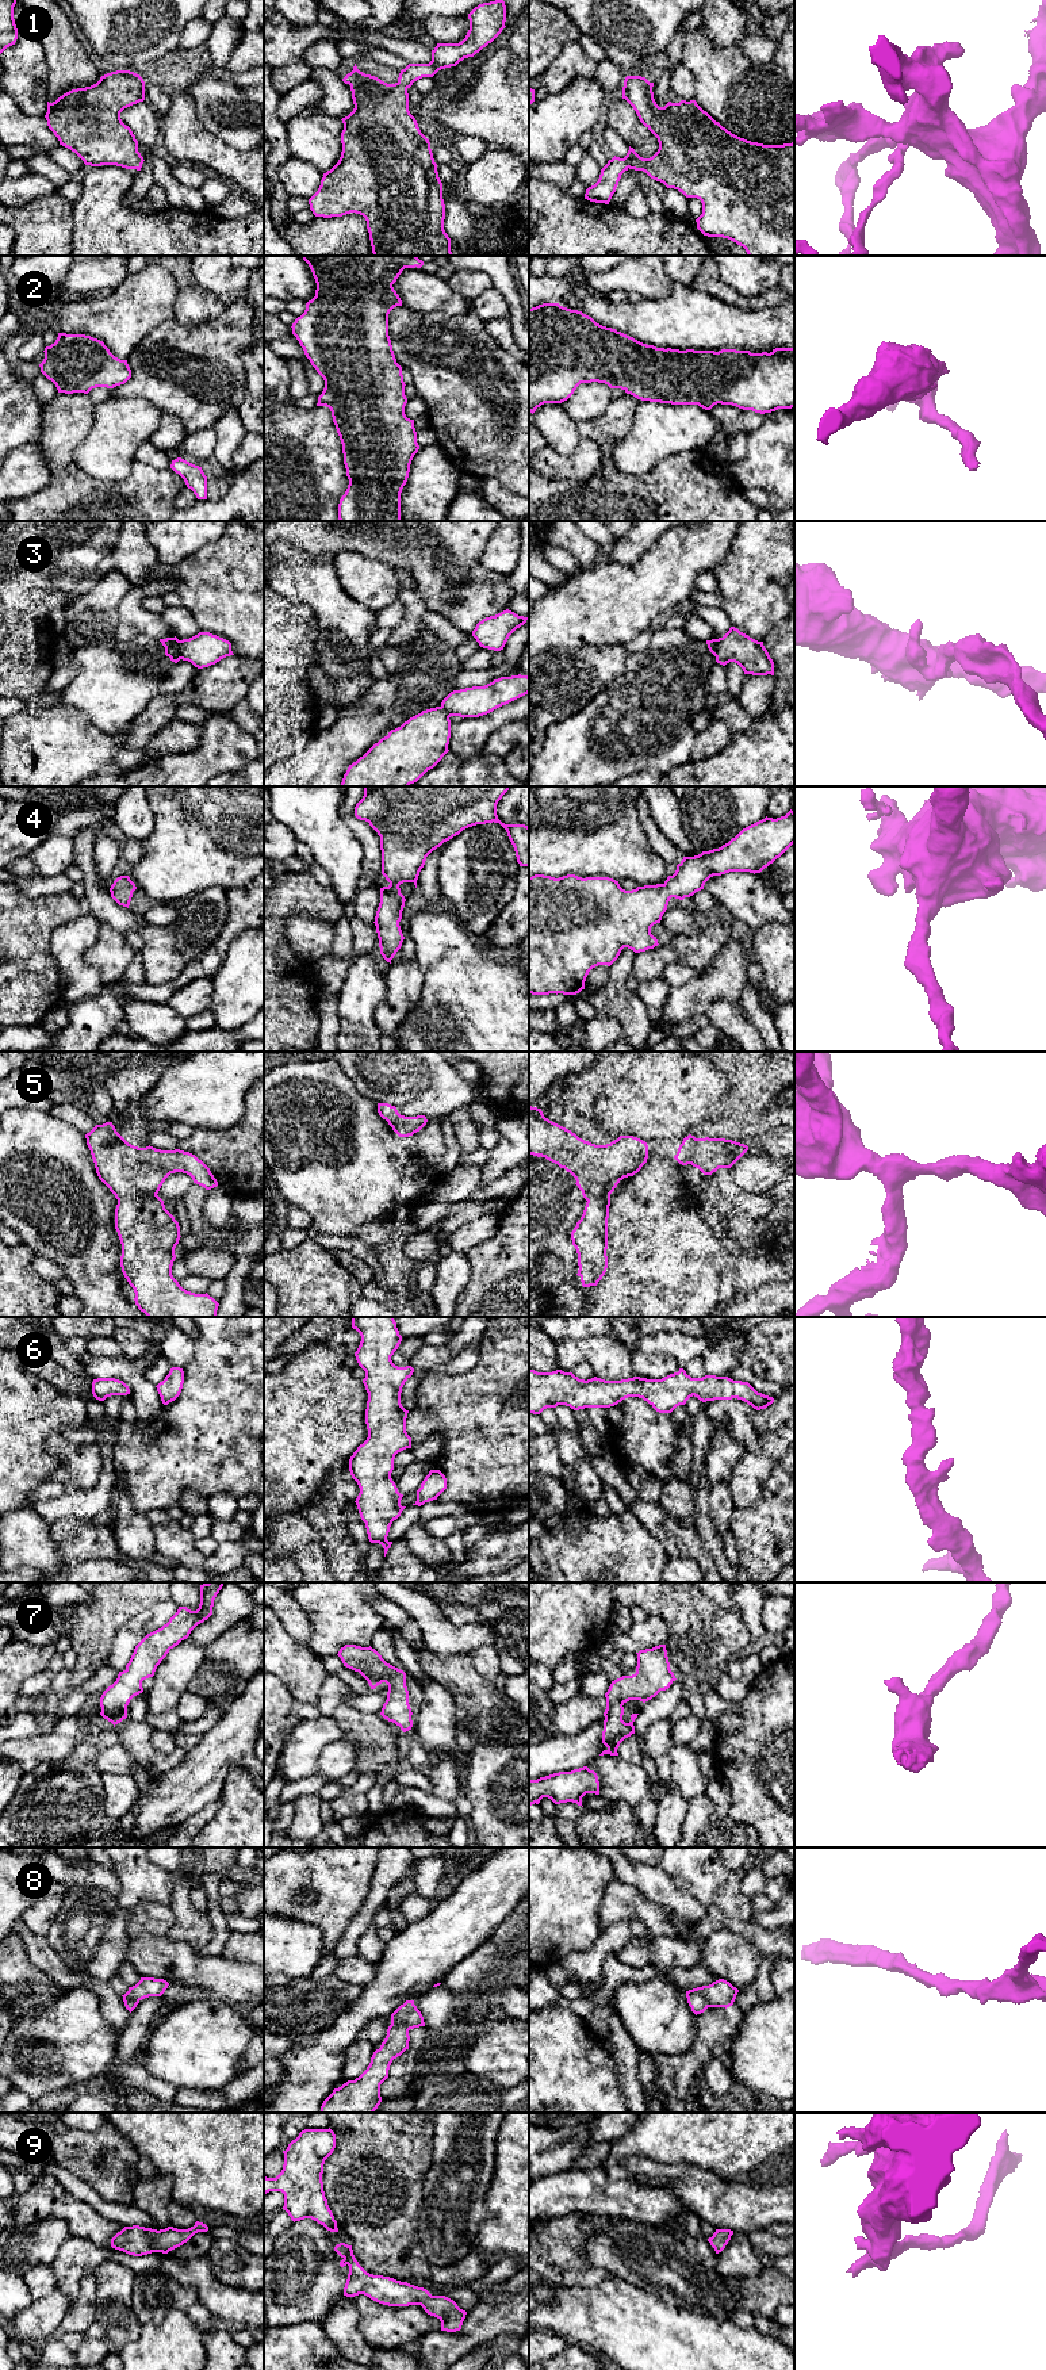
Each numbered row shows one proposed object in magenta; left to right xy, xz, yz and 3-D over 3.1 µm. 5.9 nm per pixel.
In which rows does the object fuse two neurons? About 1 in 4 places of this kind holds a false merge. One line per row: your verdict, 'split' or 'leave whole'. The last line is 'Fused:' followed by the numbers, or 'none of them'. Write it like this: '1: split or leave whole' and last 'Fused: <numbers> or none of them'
1: leave whole
2: leave whole
3: split
4: leave whole
5: leave whole
6: leave whole
7: leave whole
8: leave whole
9: leave whole
Fused: 3

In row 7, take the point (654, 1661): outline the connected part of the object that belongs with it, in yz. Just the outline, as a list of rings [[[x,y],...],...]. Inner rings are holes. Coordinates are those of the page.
[[[666,1645],[640,1650],[637,1654],[636,1673],[622,1676],[612,1681],[606,1697],[604,1712],[602,1743],[608,1747],[599,1756],[618,1756],[620,1743],[635,1734],[633,1722],[639,1714],[631,1715],[631,1722],[622,1720],[624,1704],[629,1700],[643,1703],[655,1697],[660,1691],[666,1691],[677,1680],[670,1669]]]

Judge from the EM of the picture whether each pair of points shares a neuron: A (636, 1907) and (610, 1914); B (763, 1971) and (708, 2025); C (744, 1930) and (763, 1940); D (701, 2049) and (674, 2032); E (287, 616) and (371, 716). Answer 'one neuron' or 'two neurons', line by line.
A: one neuron
B: one neuron
C: one neuron
D: two neurons
E: two neurons

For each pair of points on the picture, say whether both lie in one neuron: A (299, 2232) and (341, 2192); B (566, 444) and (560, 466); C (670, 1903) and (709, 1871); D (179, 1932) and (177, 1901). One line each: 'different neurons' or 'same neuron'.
A: different neurons
B: different neurons
C: different neurons
D: same neuron

